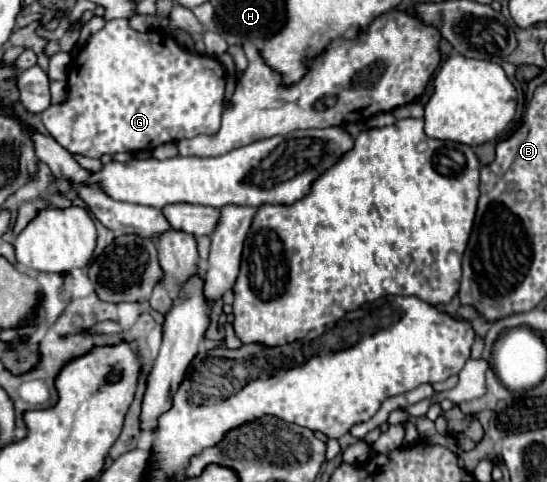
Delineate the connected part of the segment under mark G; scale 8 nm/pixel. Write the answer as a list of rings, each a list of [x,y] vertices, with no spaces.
[[[110,20],[106,22],[106,26],[96,32],[88,44],[80,50],[80,54],[76,54],[68,66],[68,98],[60,104],[50,106],[48,110],[44,110],[40,114],[44,128],[48,130],[48,134],[60,144],[64,146],[70,154],[80,154],[86,158],[102,158],[104,154],[118,154],[118,152],[142,152],[142,150],[154,150],[166,142],[178,142],[180,138],[194,138],[196,134],[214,134],[220,128],[220,116],[224,110],[224,70],[220,66],[220,62],[216,58],[210,56],[200,56],[200,54],[192,54],[188,50],[184,50],[168,32],[164,30],[148,30],[148,32],[136,32],[128,26],[128,20]]]

